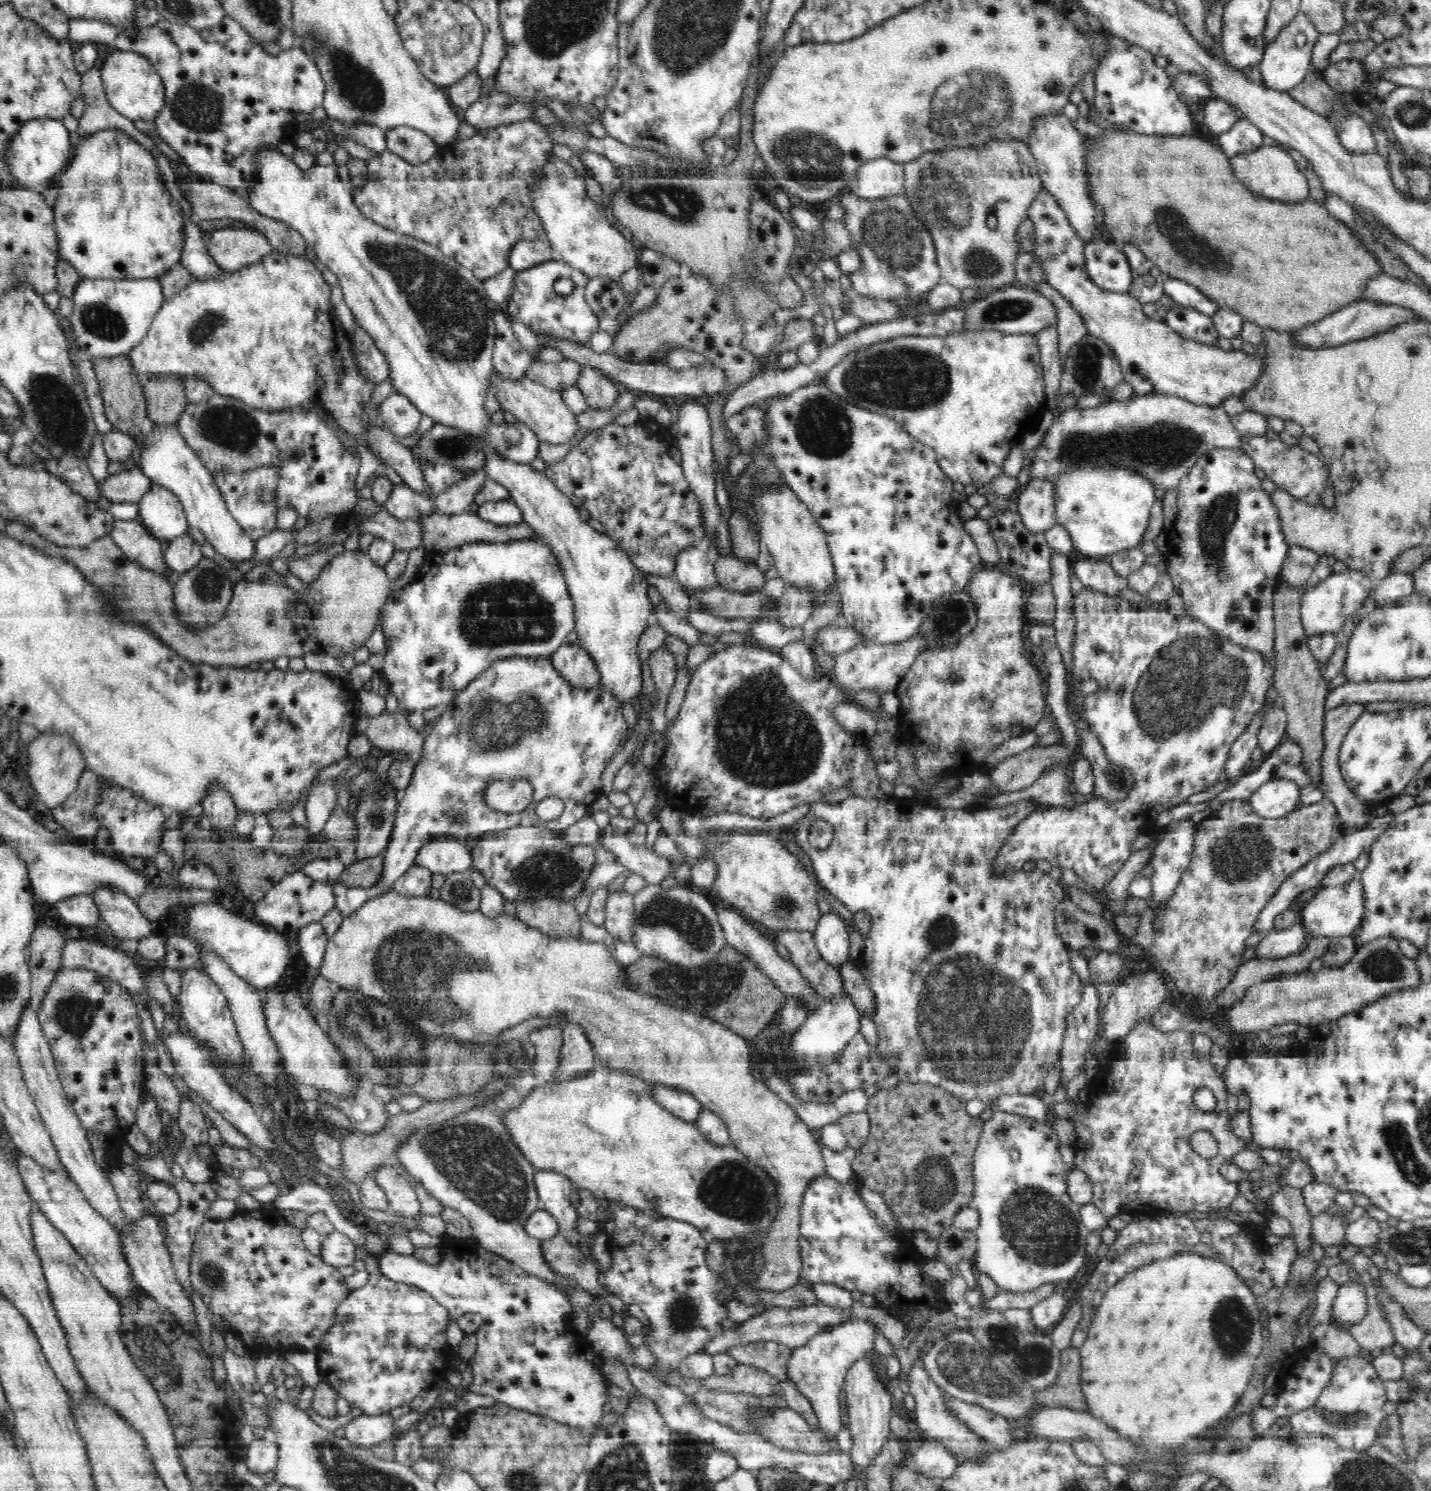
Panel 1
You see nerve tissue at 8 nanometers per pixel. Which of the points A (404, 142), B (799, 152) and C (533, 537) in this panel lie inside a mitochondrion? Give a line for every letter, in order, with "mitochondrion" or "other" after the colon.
A: mitochondrion
B: mitochondrion
C: other

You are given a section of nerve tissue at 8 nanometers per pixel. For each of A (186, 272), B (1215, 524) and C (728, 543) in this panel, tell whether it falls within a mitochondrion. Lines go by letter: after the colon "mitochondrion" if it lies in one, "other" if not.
A: other
B: mitochondrion
C: other

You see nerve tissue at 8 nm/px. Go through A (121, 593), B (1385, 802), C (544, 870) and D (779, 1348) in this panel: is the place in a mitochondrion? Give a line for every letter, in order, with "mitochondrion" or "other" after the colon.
A: mitochondrion
B: other
C: mitochondrion
D: other

